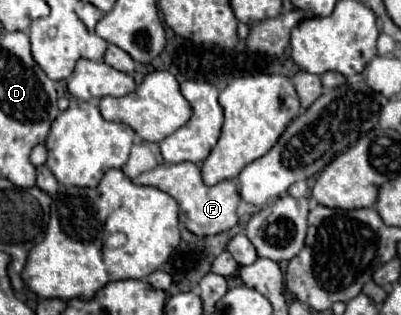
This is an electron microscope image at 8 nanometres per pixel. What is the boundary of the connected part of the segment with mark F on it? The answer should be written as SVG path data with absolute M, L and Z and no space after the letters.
M162 163L146 173L140 173L132 181L138 185L156 187L156 189L168 193L170 197L174 197L176 203L180 205L180 223L188 231L192 231L200 237L216 235L216 233L226 231L238 223L238 217L236 217L236 207L240 203L238 187L232 181L220 181L214 187L206 187L202 183L200 169L194 163Z

